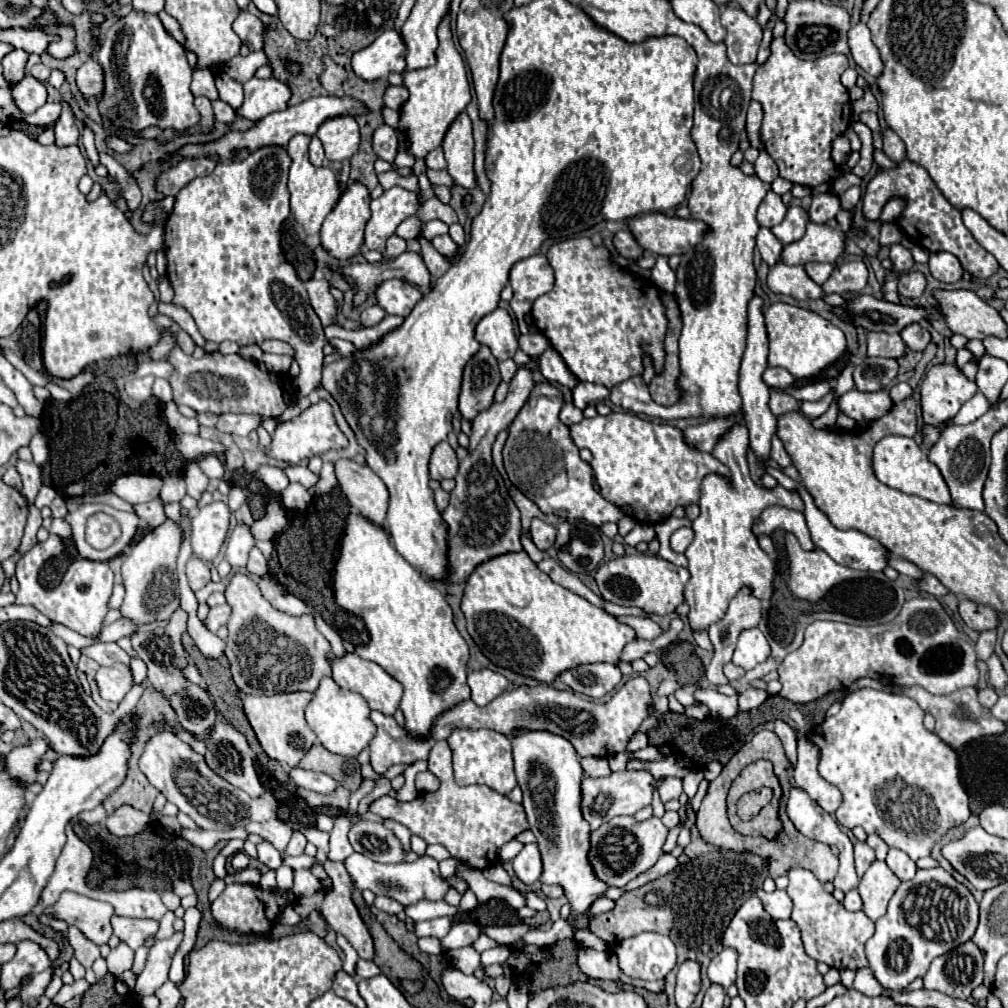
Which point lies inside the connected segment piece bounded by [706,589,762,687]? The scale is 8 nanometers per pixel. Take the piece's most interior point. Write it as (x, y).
(744, 612)

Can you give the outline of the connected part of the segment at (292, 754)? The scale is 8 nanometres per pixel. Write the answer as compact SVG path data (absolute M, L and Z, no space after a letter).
M306 691L276 693L276 695L242 695L244 713L262 749L288 769L296 767L300 759L308 753L308 749L316 743L316 735L304 719L304 709L310 703L310 699L312 699L312 693L306 693Z

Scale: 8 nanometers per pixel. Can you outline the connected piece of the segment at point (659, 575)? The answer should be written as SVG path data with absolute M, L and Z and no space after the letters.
M624 555L612 561L606 561L598 573L596 573L596 583L600 589L600 595L616 605L624 607L638 607L646 615L668 615L674 613L674 609L684 601L682 591L684 585L688 583L690 575L686 567L678 567L660 555Z

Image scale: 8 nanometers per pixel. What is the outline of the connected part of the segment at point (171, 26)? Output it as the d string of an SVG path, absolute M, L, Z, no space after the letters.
M165 10L160 11L158 17L160 17L164 29L166 29L180 45L184 45L184 43L186 43L186 37L184 37L184 33L182 33L182 29L180 29L180 23L178 23L172 15L168 15Z

